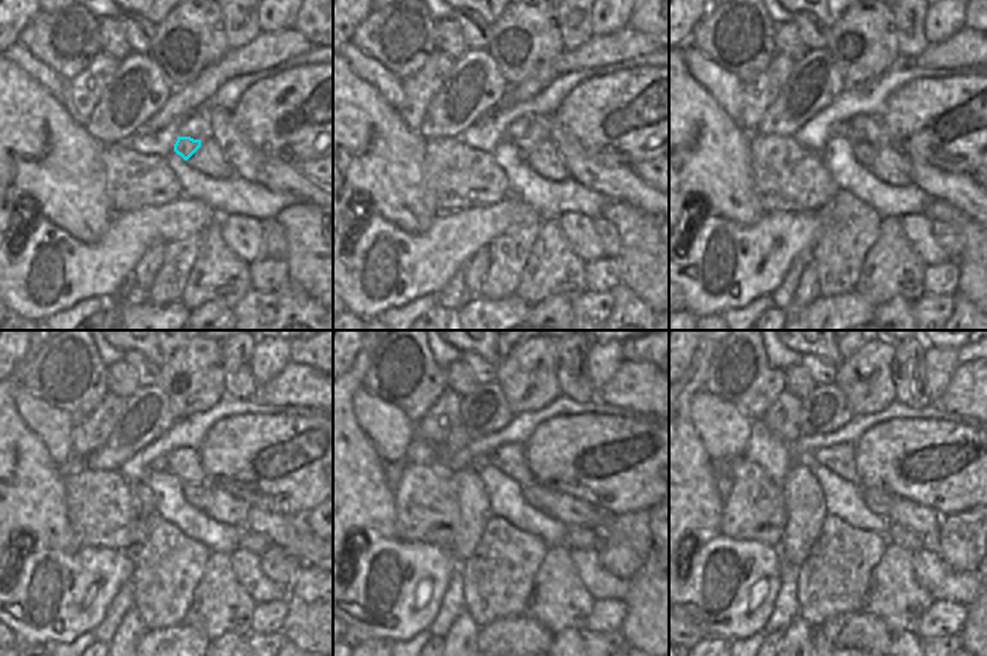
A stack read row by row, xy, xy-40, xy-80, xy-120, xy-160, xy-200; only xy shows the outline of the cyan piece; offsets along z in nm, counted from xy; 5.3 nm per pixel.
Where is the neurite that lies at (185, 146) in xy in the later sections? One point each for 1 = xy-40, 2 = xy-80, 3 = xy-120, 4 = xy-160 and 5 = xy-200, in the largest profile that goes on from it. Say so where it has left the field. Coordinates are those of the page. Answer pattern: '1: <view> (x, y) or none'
1: xy-40 (525, 146)
2: xy-80 (863, 152)
3: xy-120 (198, 496)
4: xy-160 (537, 496)
5: xy-200 (879, 502)

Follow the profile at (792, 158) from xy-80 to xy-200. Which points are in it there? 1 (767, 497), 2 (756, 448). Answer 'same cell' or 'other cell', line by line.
1: same cell
2: other cell

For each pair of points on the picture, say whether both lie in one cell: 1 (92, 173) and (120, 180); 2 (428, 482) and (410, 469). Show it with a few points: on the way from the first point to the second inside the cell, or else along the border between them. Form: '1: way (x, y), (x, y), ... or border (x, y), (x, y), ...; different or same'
1: border (104, 146), (104, 182), (113, 210); different
2: way (423, 482), (414, 473); same

